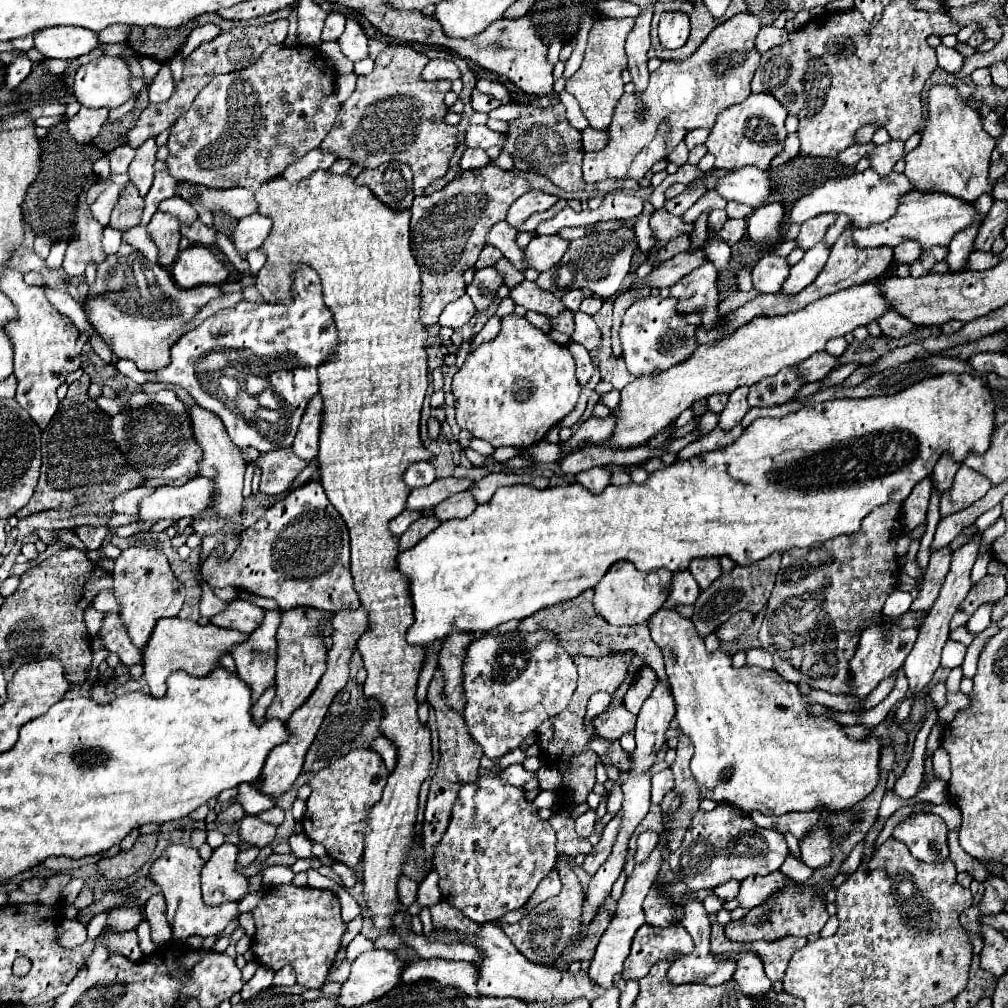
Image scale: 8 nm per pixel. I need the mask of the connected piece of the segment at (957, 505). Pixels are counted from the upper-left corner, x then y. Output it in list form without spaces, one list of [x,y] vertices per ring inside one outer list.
[[[961,464],[961,468],[957,470],[957,474],[953,478],[953,488],[949,488],[949,492],[941,494],[941,516],[949,516],[949,514],[959,512],[965,506],[977,502],[979,498],[983,498],[989,492],[991,486],[993,484],[989,484],[989,480],[985,476],[981,476],[979,472],[973,472],[965,464]]]

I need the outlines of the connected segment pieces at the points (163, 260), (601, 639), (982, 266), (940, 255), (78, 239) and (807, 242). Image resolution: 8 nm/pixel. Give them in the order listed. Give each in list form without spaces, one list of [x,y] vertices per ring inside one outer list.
[[[157,210],[147,226],[147,232],[155,242],[155,246],[159,248],[159,264],[165,268],[171,266],[179,252],[179,240],[181,240],[179,220],[175,220],[167,212]]]
[[[593,590],[581,592],[581,596],[577,596],[577,600],[567,600],[565,604],[557,604],[553,608],[545,608],[541,612],[535,612],[533,616],[525,618],[519,626],[521,632],[535,632],[539,628],[549,628],[551,632],[559,632],[559,638],[565,644],[563,648],[567,648],[567,652],[571,656],[583,654],[583,656],[597,656],[599,658],[599,656],[611,656],[611,654],[625,652],[625,650],[647,654],[647,656],[651,656],[651,668],[661,678],[667,678],[661,650],[657,648],[657,644],[653,644],[647,624],[637,624],[633,628],[609,626],[607,620],[601,620],[601,616],[597,616],[597,612],[593,612]]]
[[[973,252],[969,258],[969,268],[971,270],[989,270],[999,262],[997,254],[991,252]]]
[[[937,246],[937,248],[925,252],[919,260],[915,260],[915,262],[911,264],[911,276],[913,276],[913,278],[919,278],[919,276],[929,274],[931,268],[933,268],[937,262],[941,262],[941,260],[947,258],[947,252],[949,252],[949,250],[947,250],[947,248],[941,248],[941,246]]]
[[[79,194],[79,202],[75,208],[75,238],[67,246],[63,270],[69,276],[81,276],[85,272],[87,262],[101,264],[105,254],[101,250],[101,232],[103,226],[89,214],[89,206],[85,202],[85,194]]]
[[[821,214],[821,216],[815,216],[813,220],[807,220],[801,230],[799,230],[799,248],[803,250],[809,250],[813,248],[817,242],[823,240],[827,228],[837,220],[835,214]]]

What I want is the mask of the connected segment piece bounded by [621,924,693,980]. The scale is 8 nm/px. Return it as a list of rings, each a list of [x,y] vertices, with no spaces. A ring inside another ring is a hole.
[[[643,924],[631,944],[631,954],[625,960],[621,978],[639,980],[643,978],[657,960],[665,960],[671,954],[685,954],[693,950],[693,940],[683,926],[657,928]]]

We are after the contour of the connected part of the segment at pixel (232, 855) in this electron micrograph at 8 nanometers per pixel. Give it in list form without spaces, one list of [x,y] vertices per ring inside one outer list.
[[[223,844],[213,850],[213,856],[205,862],[201,872],[203,902],[207,906],[219,906],[225,902],[241,900],[247,894],[247,878],[237,872],[237,854],[235,844]]]

